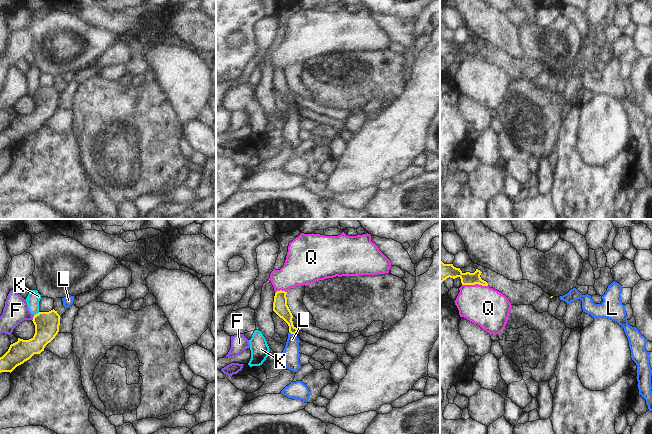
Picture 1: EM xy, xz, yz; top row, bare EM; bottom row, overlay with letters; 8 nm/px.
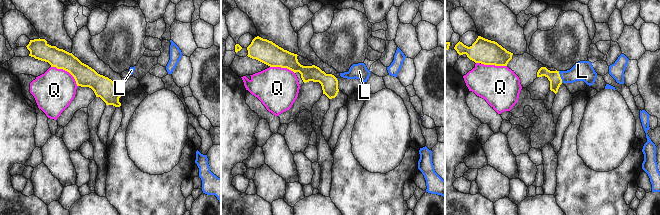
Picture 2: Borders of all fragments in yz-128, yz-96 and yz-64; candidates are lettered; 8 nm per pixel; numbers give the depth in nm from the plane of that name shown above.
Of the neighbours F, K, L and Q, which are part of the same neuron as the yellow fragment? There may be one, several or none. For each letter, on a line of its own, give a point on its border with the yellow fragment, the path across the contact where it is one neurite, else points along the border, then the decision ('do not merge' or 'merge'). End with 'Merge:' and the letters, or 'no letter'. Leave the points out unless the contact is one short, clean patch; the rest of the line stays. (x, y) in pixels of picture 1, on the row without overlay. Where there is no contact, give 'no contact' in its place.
F: xy (33, 94) | along xy (34, 91), (32, 96) | do not merge
K: xy (36, 90) | along xy (39, 88), (34, 91) | do not merge
L: xz (292, 109) | across xz (280, 83), (287, 92), (292, 109), (291, 130) | merge
Q: yz (475, 59) | do not merge
Merge: L

